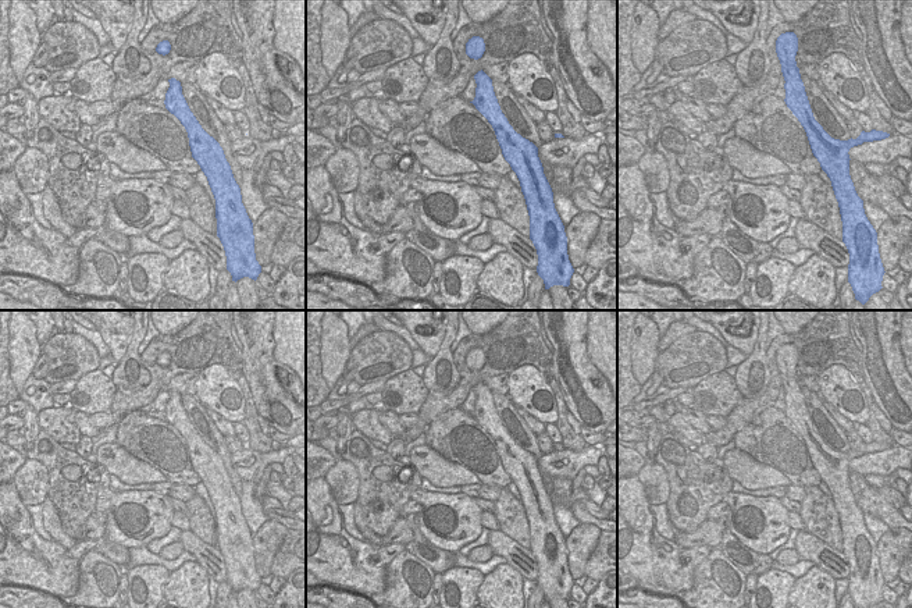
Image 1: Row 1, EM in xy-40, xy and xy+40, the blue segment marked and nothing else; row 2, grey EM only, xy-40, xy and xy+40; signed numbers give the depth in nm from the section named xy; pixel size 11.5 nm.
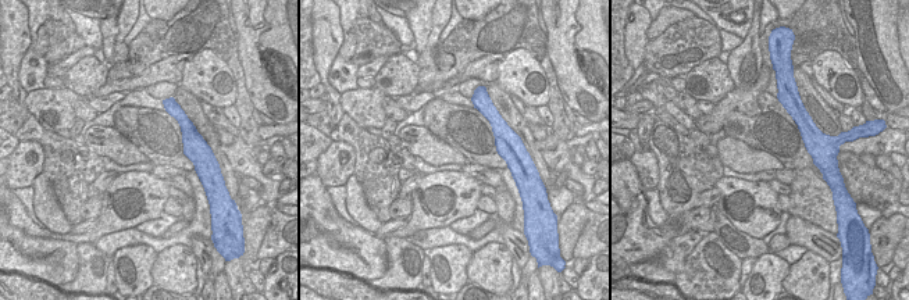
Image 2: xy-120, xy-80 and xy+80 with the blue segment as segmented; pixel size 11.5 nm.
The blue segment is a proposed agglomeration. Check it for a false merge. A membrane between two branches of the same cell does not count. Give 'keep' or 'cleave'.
keep

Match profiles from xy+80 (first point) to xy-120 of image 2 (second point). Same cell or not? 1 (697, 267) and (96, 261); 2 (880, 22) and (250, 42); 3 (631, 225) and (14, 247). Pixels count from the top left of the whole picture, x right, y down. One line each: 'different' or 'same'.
1: same
2: same
3: same

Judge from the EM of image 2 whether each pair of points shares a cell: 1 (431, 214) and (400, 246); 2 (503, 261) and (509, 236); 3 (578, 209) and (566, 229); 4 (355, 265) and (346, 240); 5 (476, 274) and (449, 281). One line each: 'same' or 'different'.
1: different
2: different
3: same
4: same
5: different

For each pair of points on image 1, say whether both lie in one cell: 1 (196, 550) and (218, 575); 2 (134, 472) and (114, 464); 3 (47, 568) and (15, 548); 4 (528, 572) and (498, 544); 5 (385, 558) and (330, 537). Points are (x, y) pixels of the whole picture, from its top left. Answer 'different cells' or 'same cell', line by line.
1: same cell
2: same cell
3: same cell
4: same cell
5: different cells

